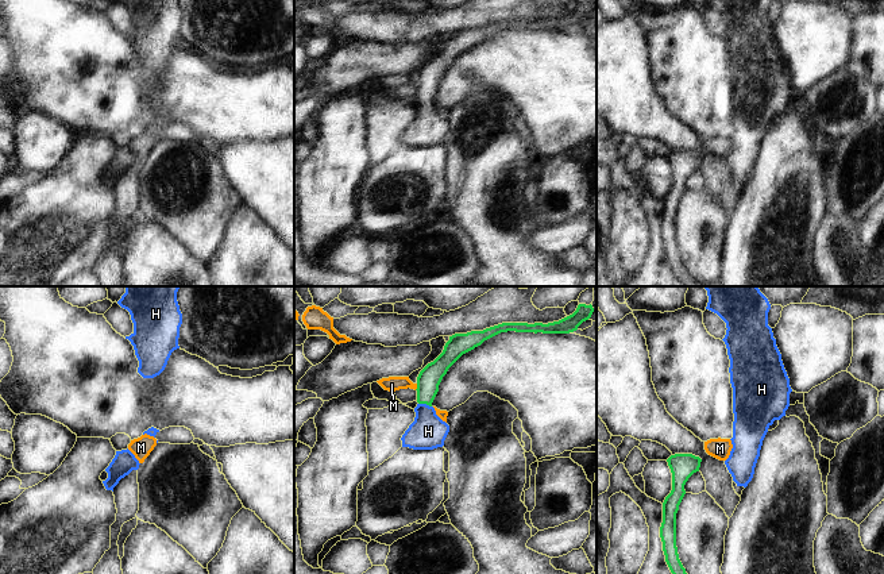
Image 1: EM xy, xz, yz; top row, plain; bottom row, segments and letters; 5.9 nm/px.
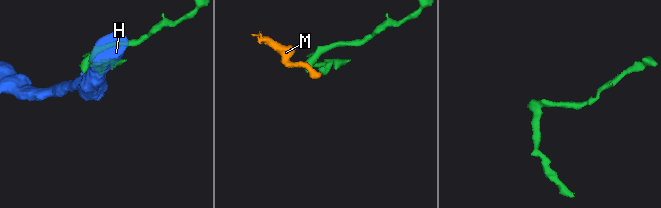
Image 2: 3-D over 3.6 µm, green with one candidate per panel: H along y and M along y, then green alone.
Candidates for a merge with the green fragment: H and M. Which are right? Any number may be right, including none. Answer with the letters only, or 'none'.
H

